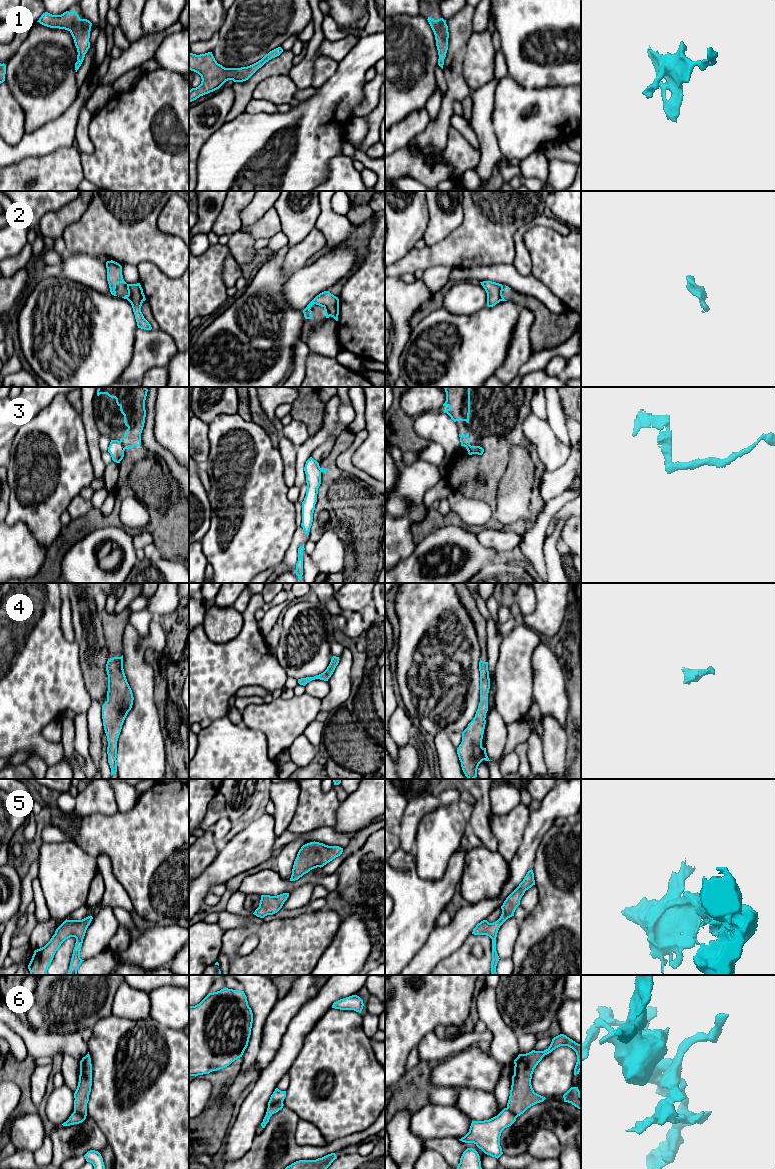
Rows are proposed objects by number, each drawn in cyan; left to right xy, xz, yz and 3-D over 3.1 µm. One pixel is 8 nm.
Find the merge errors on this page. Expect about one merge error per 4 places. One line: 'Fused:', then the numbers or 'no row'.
Fused: 2, 3, 6

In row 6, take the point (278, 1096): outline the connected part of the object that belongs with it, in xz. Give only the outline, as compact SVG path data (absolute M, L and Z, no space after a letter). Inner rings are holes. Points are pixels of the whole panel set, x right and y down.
M276 1088L270 1097L268 1106L271 1106L275 1103L283 1103L285 1097L286 1097L286 1091L281 1091L278 1088Z

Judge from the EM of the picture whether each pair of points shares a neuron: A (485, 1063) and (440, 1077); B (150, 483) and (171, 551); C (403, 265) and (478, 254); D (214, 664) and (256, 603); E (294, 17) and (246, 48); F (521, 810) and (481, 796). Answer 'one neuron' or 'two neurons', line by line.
A: one neuron
B: one neuron
C: one neuron
D: one neuron
E: one neuron
F: two neurons

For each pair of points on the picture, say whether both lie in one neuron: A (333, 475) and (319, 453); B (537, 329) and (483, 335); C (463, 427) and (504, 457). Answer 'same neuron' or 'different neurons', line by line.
A: different neurons
B: different neurons
C: same neuron

